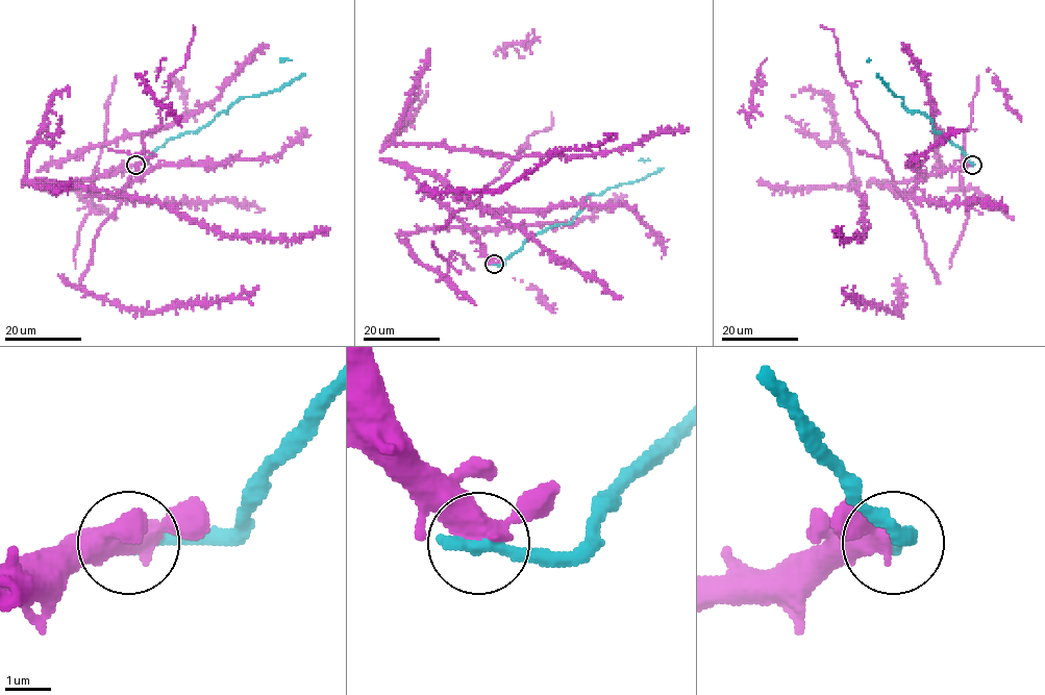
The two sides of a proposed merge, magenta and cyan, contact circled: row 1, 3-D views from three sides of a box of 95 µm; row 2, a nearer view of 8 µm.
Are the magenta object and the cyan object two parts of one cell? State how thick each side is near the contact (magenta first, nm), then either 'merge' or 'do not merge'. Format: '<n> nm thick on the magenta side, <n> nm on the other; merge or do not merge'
480 nm thick on the magenta side, 400 nm on the other; do not merge

